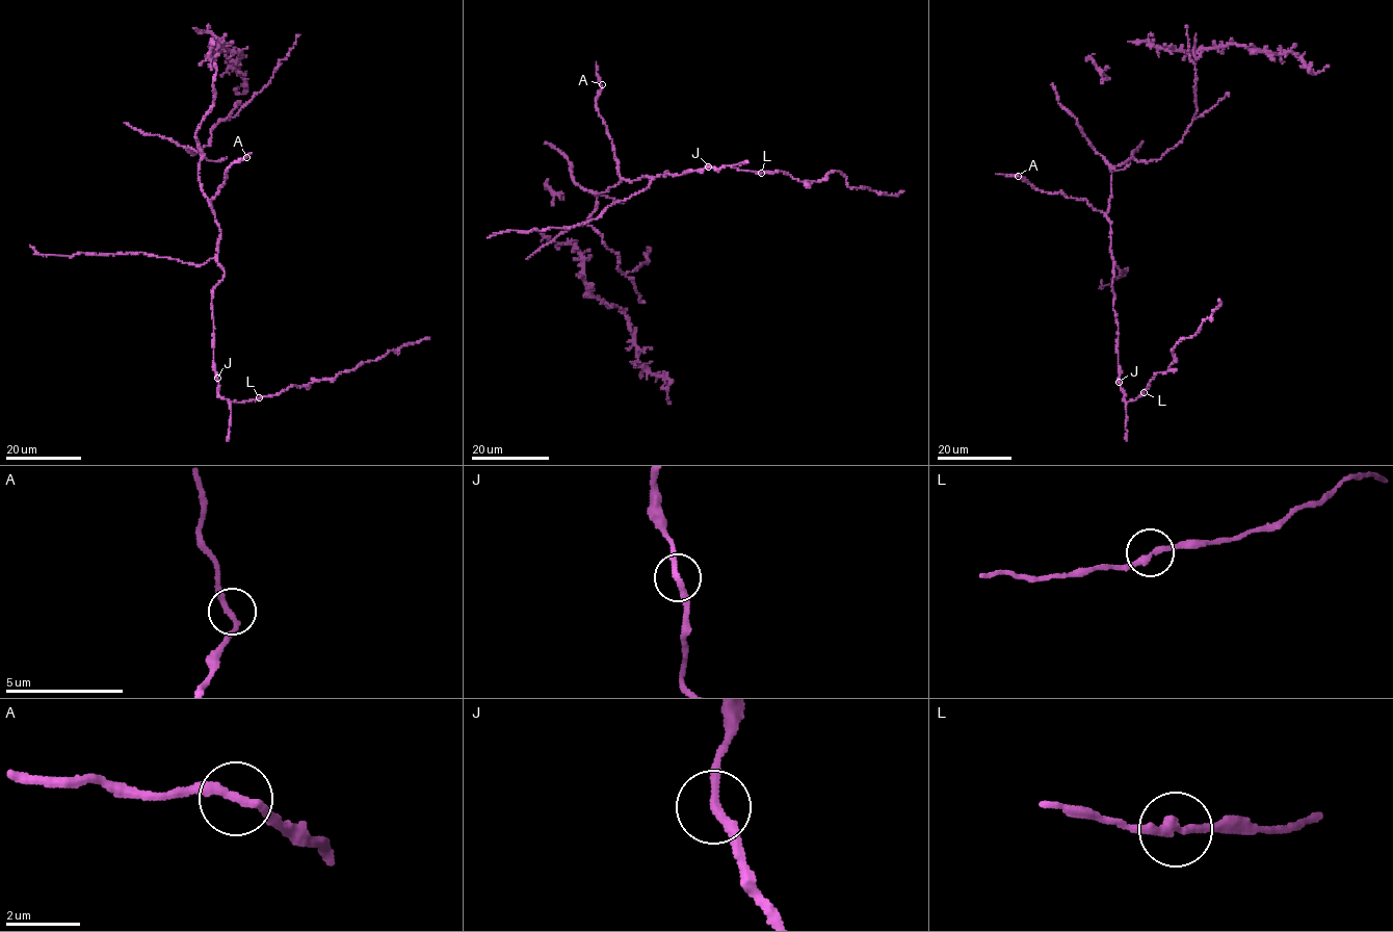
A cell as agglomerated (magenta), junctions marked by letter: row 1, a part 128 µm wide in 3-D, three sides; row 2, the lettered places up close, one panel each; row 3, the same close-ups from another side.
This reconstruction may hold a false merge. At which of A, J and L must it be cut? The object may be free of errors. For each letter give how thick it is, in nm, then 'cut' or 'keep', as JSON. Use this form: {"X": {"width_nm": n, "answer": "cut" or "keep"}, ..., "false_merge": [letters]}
{"A": {"width_nm": 240, "answer": "keep"}, "J": {"width_nm": 240, "answer": "keep"}, "L": {"width_nm": 240, "answer": "keep"}, "false_merge": []}

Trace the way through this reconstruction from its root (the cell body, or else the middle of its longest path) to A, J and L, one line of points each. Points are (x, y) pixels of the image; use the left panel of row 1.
A: (219, 236), (220, 229), (210, 199), (224, 184), (230, 165), (246, 157)
J: (219, 236), (217, 264), (224, 269), (224, 277), (212, 290), (211, 305), (217, 378)
L: (219, 236), (217, 264), (224, 269), (224, 277), (212, 290), (211, 305), (218, 395), (241, 402), (259, 397)

